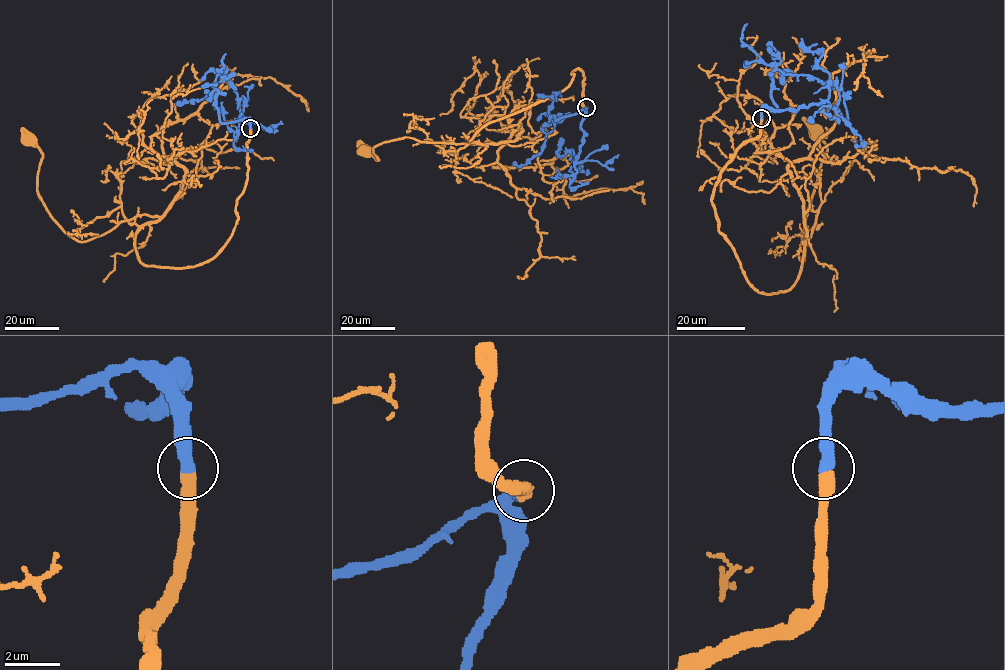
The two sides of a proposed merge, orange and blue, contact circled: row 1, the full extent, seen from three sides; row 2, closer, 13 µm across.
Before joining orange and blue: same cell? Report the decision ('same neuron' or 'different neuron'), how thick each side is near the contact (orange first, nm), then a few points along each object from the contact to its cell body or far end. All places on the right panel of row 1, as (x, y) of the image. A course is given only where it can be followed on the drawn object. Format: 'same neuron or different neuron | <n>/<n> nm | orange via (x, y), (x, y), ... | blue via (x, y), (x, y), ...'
same neuron | 500/480 nm | orange via (761, 118), (712, 201), (764, 294), (794, 284), (806, 231), (805, 258), (827, 148), (818, 132) | blue via (761, 117), (764, 105), (776, 109), (771, 96), (772, 72), (776, 69), (809, 74), (830, 85)

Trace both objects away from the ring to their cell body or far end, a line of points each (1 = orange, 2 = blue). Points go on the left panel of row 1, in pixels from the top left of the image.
1: (250, 128), (233, 231), (184, 268), (139, 260), (135, 218), (70, 237), (38, 194), (42, 152), (30, 139)
2: (250, 128), (245, 118), (220, 121), (218, 90), (202, 99), (177, 102)

